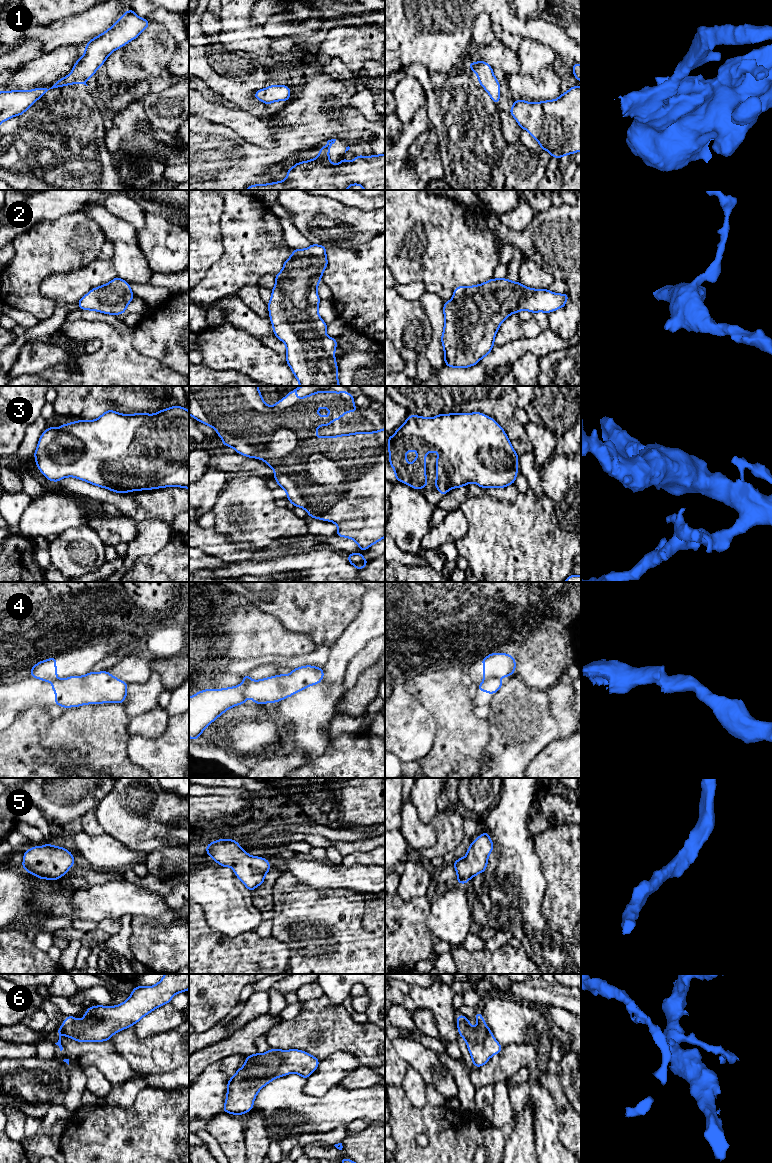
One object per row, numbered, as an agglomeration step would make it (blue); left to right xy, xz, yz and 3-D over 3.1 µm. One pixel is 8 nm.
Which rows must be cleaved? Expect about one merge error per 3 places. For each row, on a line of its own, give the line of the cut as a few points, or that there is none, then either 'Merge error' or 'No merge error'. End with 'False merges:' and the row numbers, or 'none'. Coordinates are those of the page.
1: No split. No merge error
2: No split. No merge error
3: No split. No merge error
4: Split along xz (250, 680), (243, 685), (243, 695), (245, 697). Merge error
5: No split. No merge error
6: No split. No merge error
False merges: 4

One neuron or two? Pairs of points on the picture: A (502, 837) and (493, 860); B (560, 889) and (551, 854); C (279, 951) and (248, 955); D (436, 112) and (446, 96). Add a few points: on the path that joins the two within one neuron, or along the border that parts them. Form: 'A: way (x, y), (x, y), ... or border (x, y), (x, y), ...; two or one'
A: way (499, 843), (497, 854); one
B: way (560, 880), (559, 863); one
C: way (271, 955), (256, 955); one
D: way (439, 108), (442, 100); one

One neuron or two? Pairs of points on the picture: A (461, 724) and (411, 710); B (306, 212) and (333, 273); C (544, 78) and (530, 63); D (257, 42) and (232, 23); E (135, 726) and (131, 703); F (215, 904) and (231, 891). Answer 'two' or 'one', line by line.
A: two
B: two
C: two
D: one
E: two
F: one

